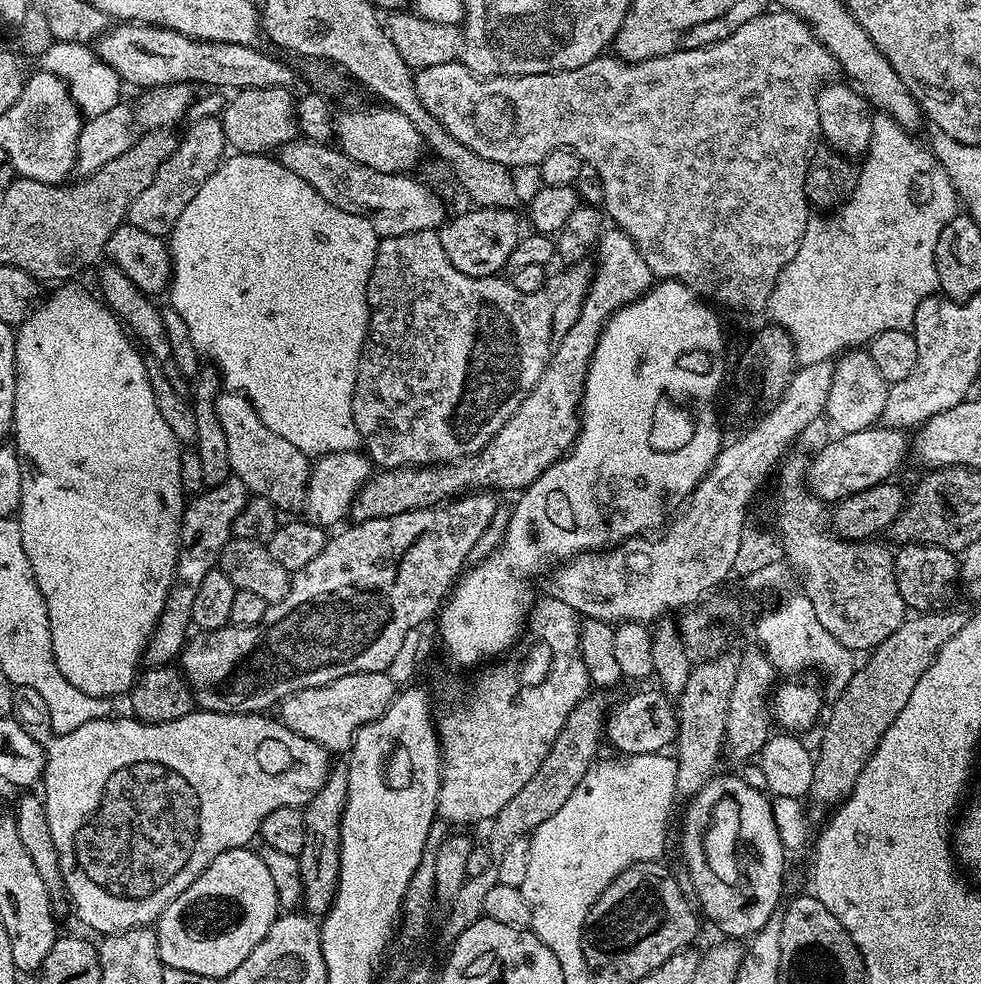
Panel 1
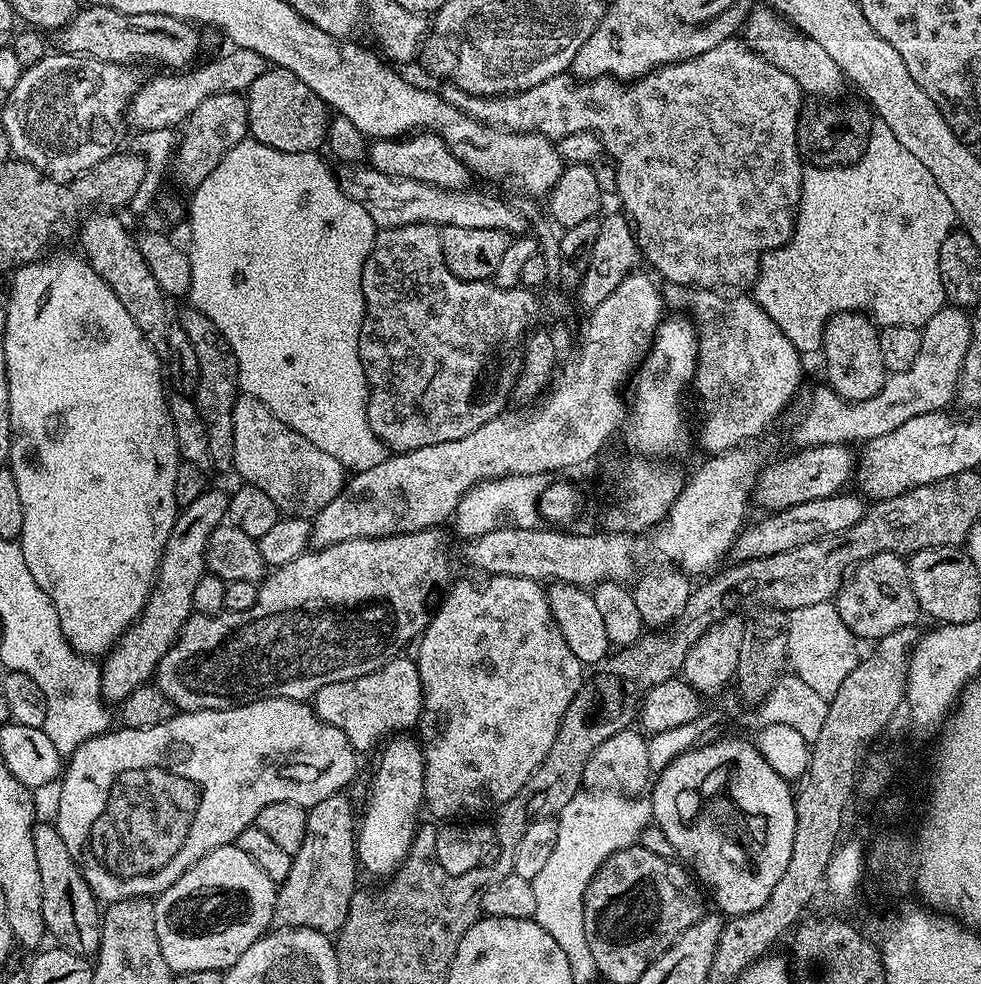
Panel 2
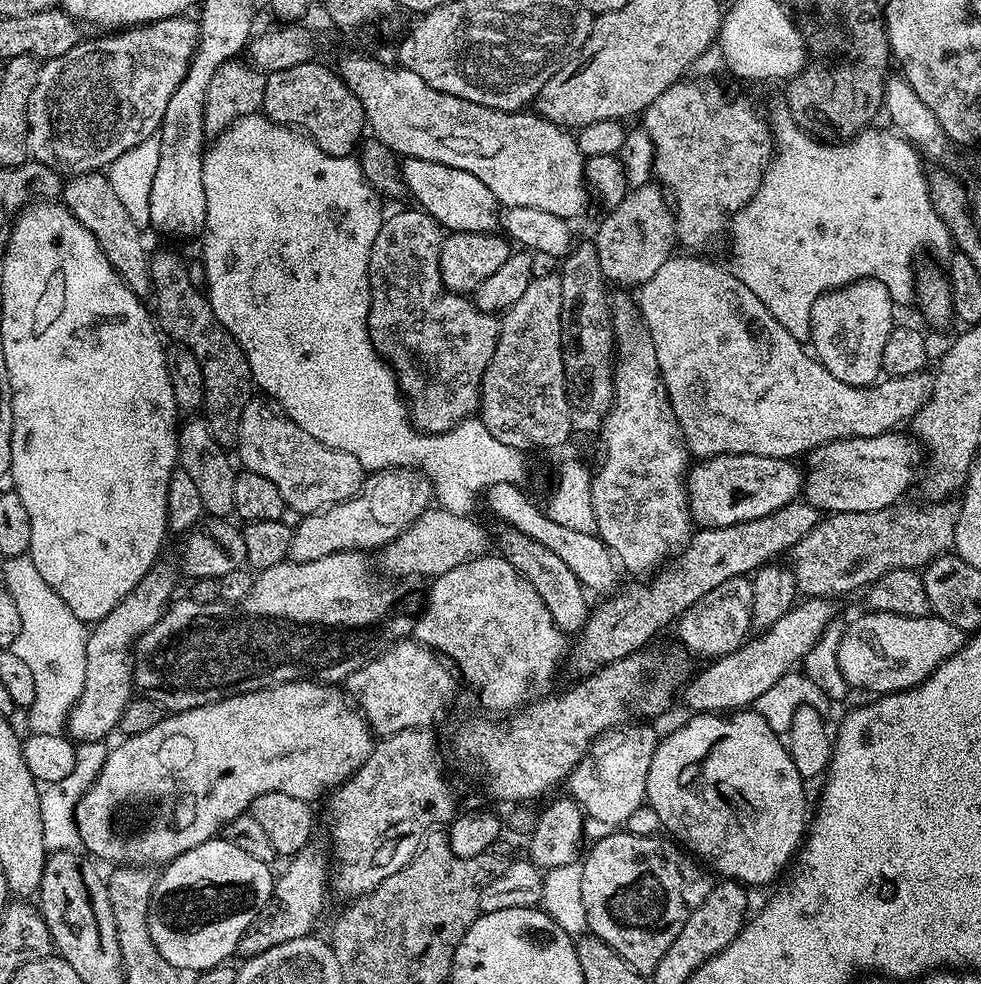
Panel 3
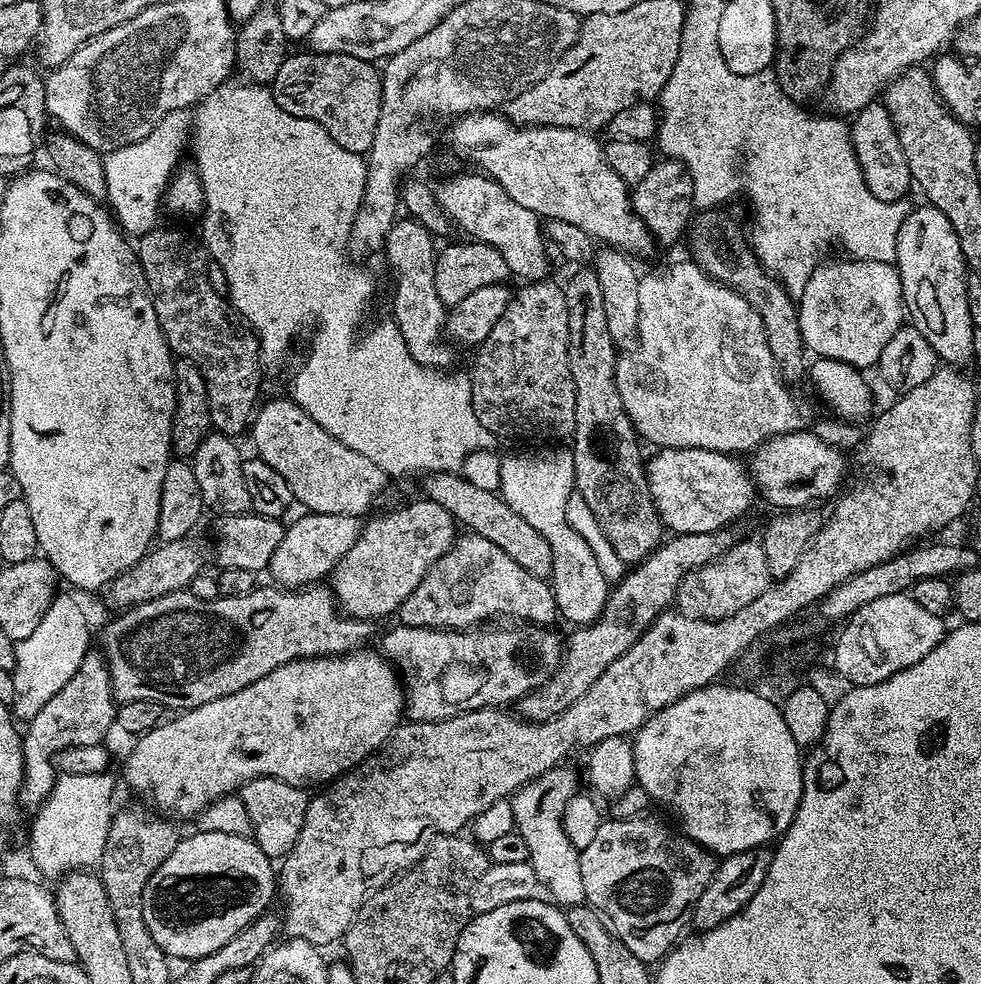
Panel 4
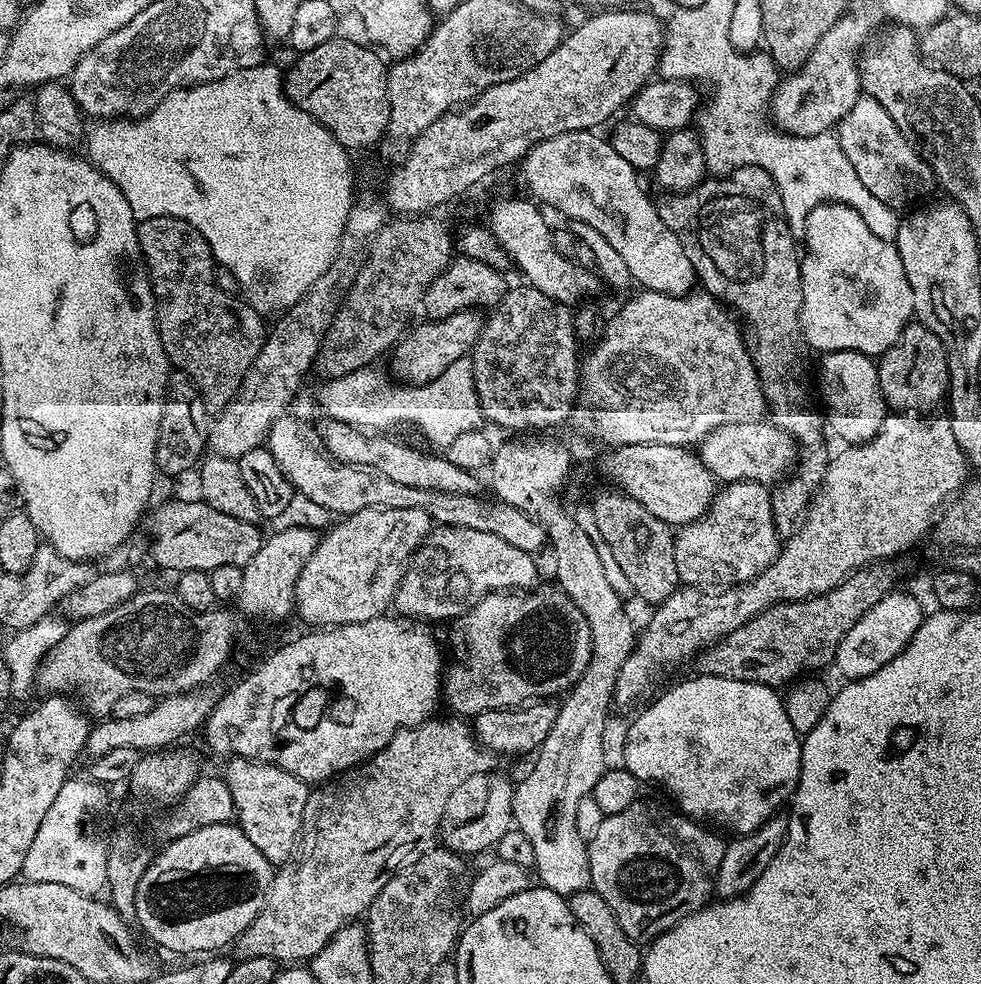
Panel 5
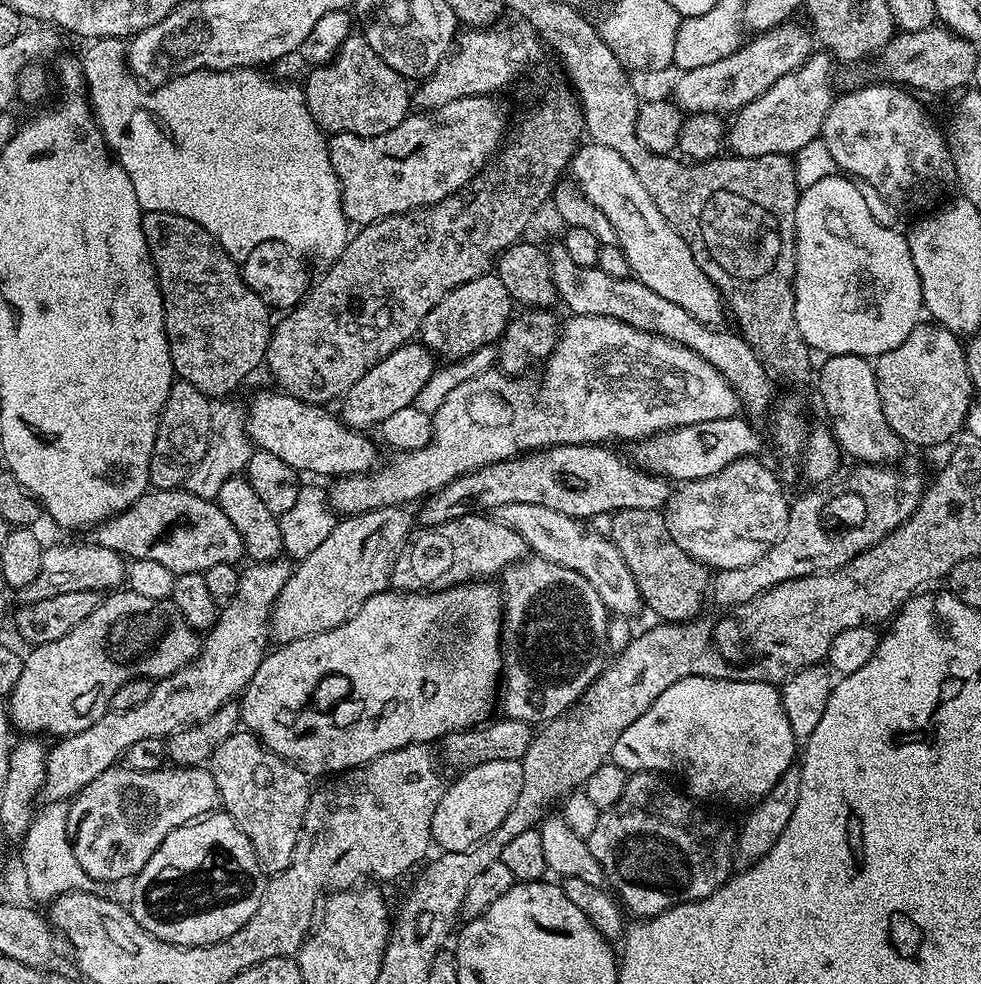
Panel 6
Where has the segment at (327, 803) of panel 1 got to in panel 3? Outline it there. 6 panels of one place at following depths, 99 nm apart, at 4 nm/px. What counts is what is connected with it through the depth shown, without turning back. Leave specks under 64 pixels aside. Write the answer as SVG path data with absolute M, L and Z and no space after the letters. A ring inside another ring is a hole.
M317 842L309 843L307 848L296 853L287 861L288 864L284 868L284 873L277 875L274 880L274 906L260 913L252 922L252 927L246 936L246 944L248 940L248 956L257 956L258 953L264 952L267 948L273 948L275 944L282 942L290 942L299 936L309 935L310 930L320 920L320 915L324 912L324 903L328 900L328 888L330 892L330 852L327 847L324 848Z

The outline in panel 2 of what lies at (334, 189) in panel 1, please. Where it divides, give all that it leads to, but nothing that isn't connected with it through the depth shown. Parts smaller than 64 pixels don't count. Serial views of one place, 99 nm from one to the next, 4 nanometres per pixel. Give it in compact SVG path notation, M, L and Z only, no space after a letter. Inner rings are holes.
M348 166L342 172L342 187L354 202L358 202L370 214L377 229L397 228L411 224L433 226L470 226L474 230L502 230L515 238L525 235L530 220L512 204L506 204L494 196L483 196L480 192L465 190L454 192L432 187L417 180L402 180L382 174L371 166Z

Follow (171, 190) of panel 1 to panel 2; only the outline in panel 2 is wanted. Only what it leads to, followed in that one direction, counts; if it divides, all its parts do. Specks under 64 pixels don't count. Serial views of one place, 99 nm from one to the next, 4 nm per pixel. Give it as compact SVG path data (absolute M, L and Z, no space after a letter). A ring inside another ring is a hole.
M219 92L198 110L194 110L188 115L187 120L182 124L184 134L179 137L178 147L175 149L174 156L180 159L180 172L184 175L184 184L189 190L195 190L203 185L206 178L210 178L210 170L226 158L226 154L238 142L242 142L248 136L248 102L239 92Z

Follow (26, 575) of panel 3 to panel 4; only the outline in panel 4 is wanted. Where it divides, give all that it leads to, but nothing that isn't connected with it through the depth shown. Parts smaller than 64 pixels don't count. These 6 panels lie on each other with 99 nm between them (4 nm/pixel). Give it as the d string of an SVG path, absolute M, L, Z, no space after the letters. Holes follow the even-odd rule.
M57 595L49 605L43 618L38 622L30 638L22 638L15 645L16 666L12 669L16 697L10 708L21 721L27 722L74 678L78 666L89 652L88 620L72 596Z

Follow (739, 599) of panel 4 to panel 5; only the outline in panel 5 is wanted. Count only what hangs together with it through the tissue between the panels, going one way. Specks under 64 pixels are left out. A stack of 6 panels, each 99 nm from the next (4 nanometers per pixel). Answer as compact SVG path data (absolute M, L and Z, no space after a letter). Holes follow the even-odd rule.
M739 480L717 491L708 513L675 533L676 565L684 586L735 586L766 570L780 553L782 537L776 533L769 485Z

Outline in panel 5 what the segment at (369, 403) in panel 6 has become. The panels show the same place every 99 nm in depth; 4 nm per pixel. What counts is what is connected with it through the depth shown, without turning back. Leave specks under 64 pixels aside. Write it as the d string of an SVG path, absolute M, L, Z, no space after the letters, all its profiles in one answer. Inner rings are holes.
M469 310L454 314L445 320L428 320L423 322L424 324L418 325L419 323L417 323L415 326L409 327L408 331L400 337L400 342L394 349L396 358L392 362L391 371L394 373L395 379L409 386L431 384L446 369L454 366L454 362L458 362L473 351L476 343L479 342L485 321L485 317L479 311Z

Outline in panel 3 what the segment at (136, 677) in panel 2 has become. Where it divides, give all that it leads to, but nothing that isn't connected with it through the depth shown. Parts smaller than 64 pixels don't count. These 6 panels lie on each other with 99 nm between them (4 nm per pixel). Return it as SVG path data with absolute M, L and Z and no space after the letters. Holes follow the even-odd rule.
M161 558L156 561L156 565L142 578L142 582L138 582L138 586L134 586L134 590L130 590L130 594L126 594L126 598L122 598L122 602L118 606L114 606L114 610L110 610L110 614L106 614L98 621L95 621L91 625L88 633L88 641L86 642L86 682L84 683L84 693L78 698L78 702L72 707L72 712L68 716L68 722L66 725L66 732L69 737L72 737L75 741L81 742L80 740L100 740L103 736L108 736L111 732L115 733L120 727L120 719L122 714L126 710L126 706L134 698L134 649L137 640L140 636L146 634L148 630L160 618L162 618L164 612L168 610L169 604L172 603L174 597L177 595L176 592L176 568L171 564L167 558Z

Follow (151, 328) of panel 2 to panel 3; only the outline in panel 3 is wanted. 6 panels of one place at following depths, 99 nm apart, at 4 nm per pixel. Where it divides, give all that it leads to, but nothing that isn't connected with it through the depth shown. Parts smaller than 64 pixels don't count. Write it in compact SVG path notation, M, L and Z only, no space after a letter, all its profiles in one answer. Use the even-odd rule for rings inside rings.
M101 171L77 173L63 183L61 197L75 217L94 234L110 264L136 296L149 297L152 290L148 264L150 258L142 244L143 235L114 194L114 188L110 185L107 175Z

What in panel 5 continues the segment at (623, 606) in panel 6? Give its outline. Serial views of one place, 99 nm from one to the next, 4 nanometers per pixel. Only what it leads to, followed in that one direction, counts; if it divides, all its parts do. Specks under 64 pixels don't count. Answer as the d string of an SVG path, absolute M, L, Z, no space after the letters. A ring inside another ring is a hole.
M282 415L273 422L266 447L270 454L274 454L274 462L282 466L282 472L286 474L293 489L299 495L318 502L318 506L326 506L329 513L343 518L367 508L417 508L426 510L426 514L436 526L483 530L485 534L498 534L498 538L510 542L510 546L518 546L518 550L526 550L533 554L539 553L540 547L545 547L545 527L522 510L501 503L496 498L482 500L483 497L479 495L442 493L404 486L386 478L385 474L379 473L375 468L342 464L332 459L325 451L321 433L316 428L312 429L306 421L292 415Z

